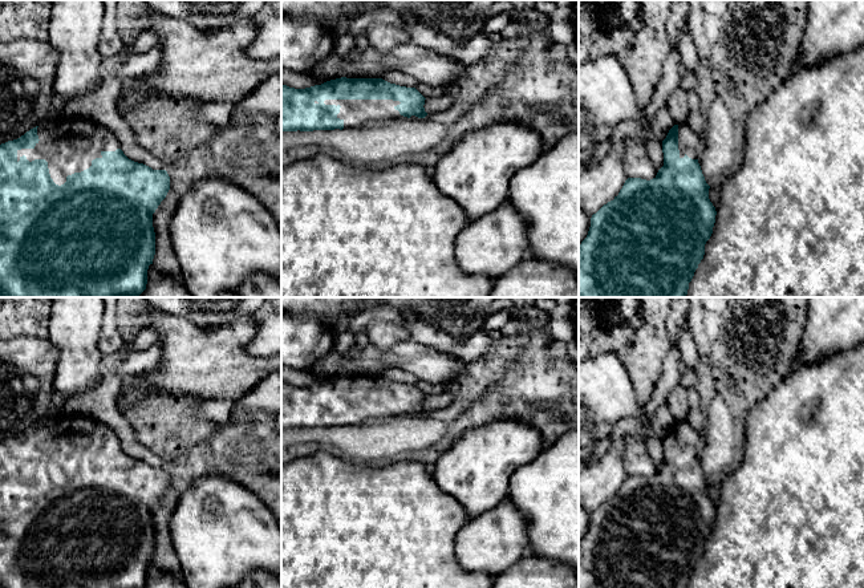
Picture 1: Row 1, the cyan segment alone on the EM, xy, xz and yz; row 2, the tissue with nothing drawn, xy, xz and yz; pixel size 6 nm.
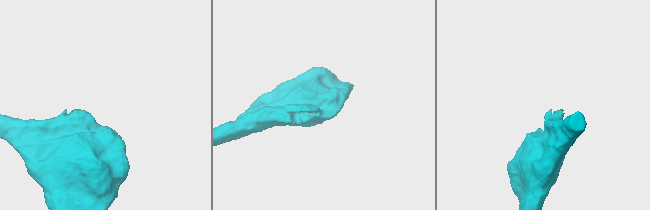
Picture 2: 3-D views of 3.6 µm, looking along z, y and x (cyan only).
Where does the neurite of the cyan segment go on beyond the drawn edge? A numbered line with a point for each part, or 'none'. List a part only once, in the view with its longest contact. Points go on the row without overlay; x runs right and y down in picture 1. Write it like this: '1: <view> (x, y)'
1: xy (68, 441)

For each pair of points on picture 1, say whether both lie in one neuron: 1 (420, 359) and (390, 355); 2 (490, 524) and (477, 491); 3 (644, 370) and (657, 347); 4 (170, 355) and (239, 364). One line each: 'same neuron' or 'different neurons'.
1: same neuron
2: different neurons
3: same neuron
4: same neuron

